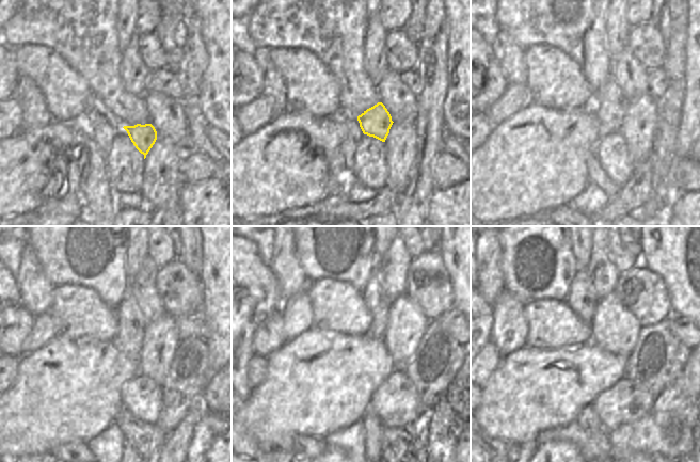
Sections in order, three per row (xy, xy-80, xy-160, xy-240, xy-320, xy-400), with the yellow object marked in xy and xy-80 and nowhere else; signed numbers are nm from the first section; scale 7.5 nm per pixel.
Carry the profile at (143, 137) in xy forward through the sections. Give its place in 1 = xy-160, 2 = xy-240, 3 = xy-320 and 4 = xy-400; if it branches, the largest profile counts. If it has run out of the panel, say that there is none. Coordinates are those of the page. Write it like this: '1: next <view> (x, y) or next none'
1: next xy-160 (609, 107)
2: next xy-240 (131, 321)
3: next xy-320 (371, 303)
4: next xy-400 (583, 297)

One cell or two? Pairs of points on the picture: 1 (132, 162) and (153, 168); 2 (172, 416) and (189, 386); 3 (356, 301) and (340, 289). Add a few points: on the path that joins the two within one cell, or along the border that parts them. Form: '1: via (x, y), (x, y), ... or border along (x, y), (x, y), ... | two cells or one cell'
1: border along (145, 159), (142, 188), (140, 190) | two cells
2: via (174, 408), (177, 394), (180, 391) | one cell
3: via (352, 299), (345, 291) | one cell

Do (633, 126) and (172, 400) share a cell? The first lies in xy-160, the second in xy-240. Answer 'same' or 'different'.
different

